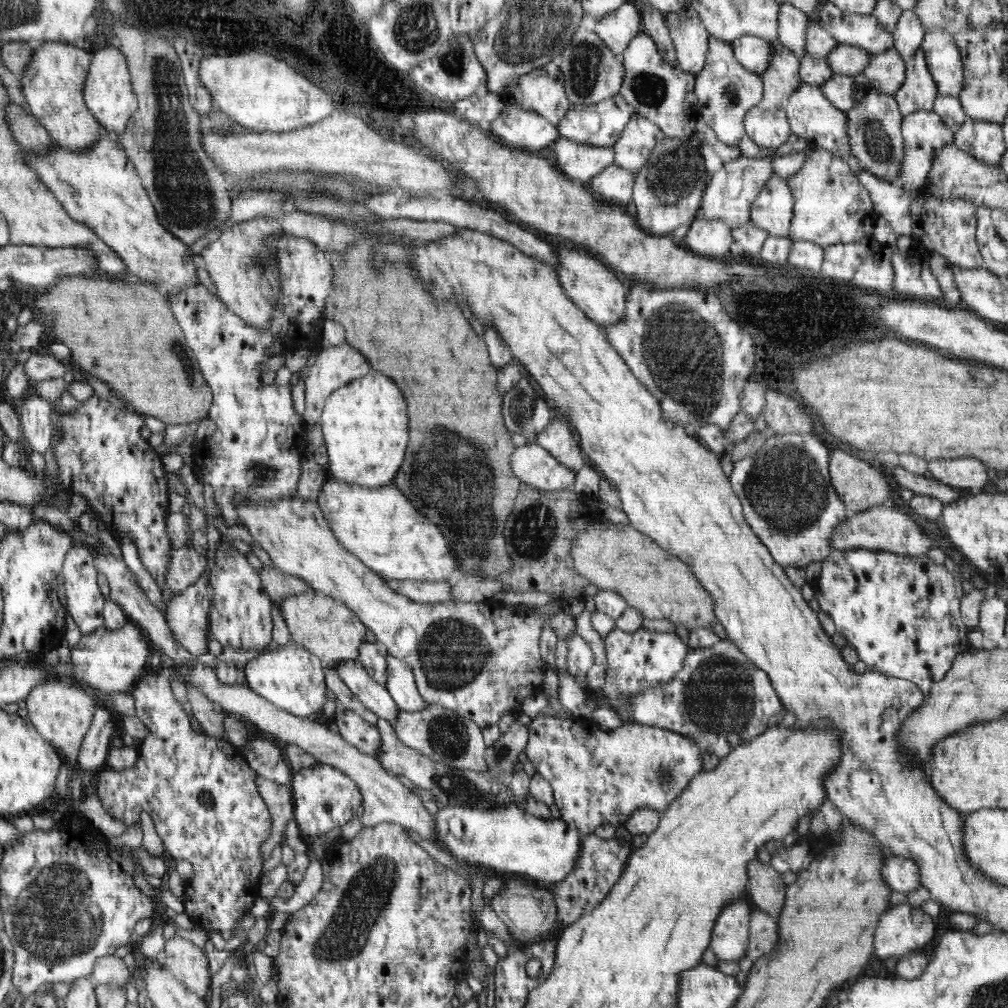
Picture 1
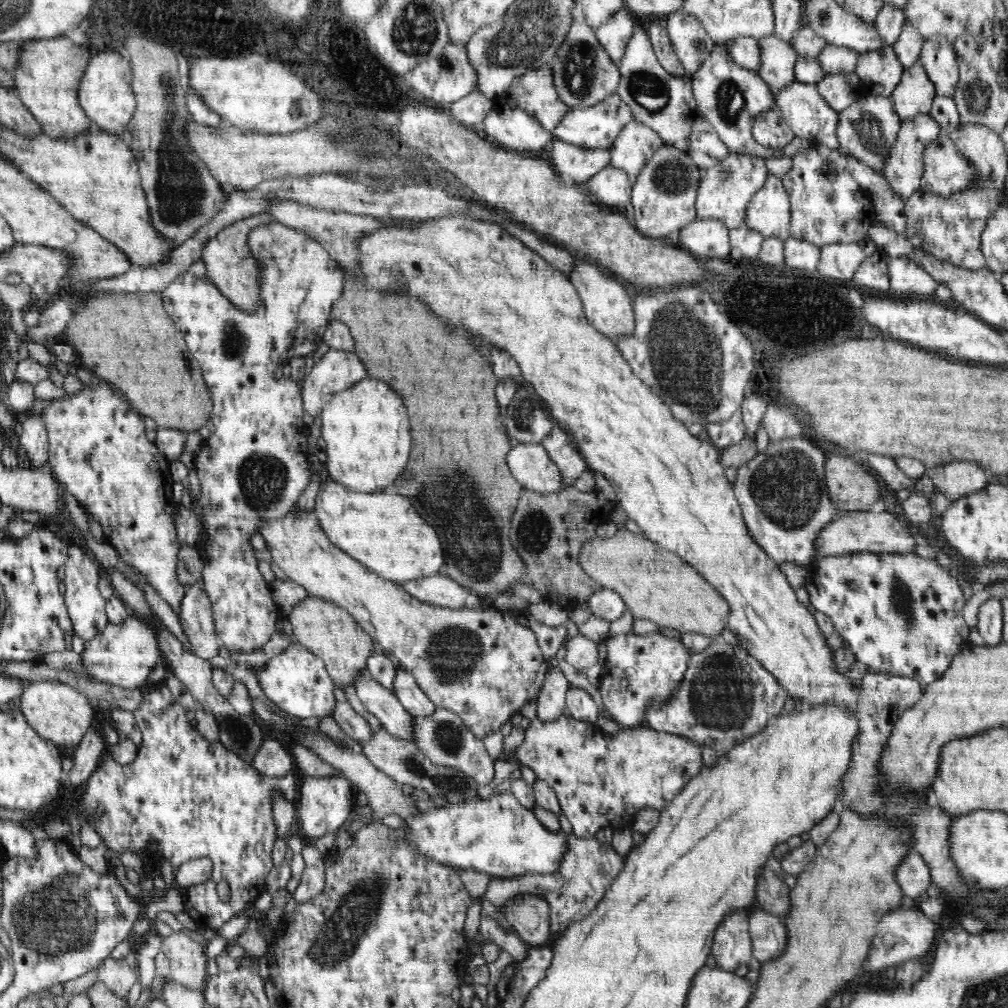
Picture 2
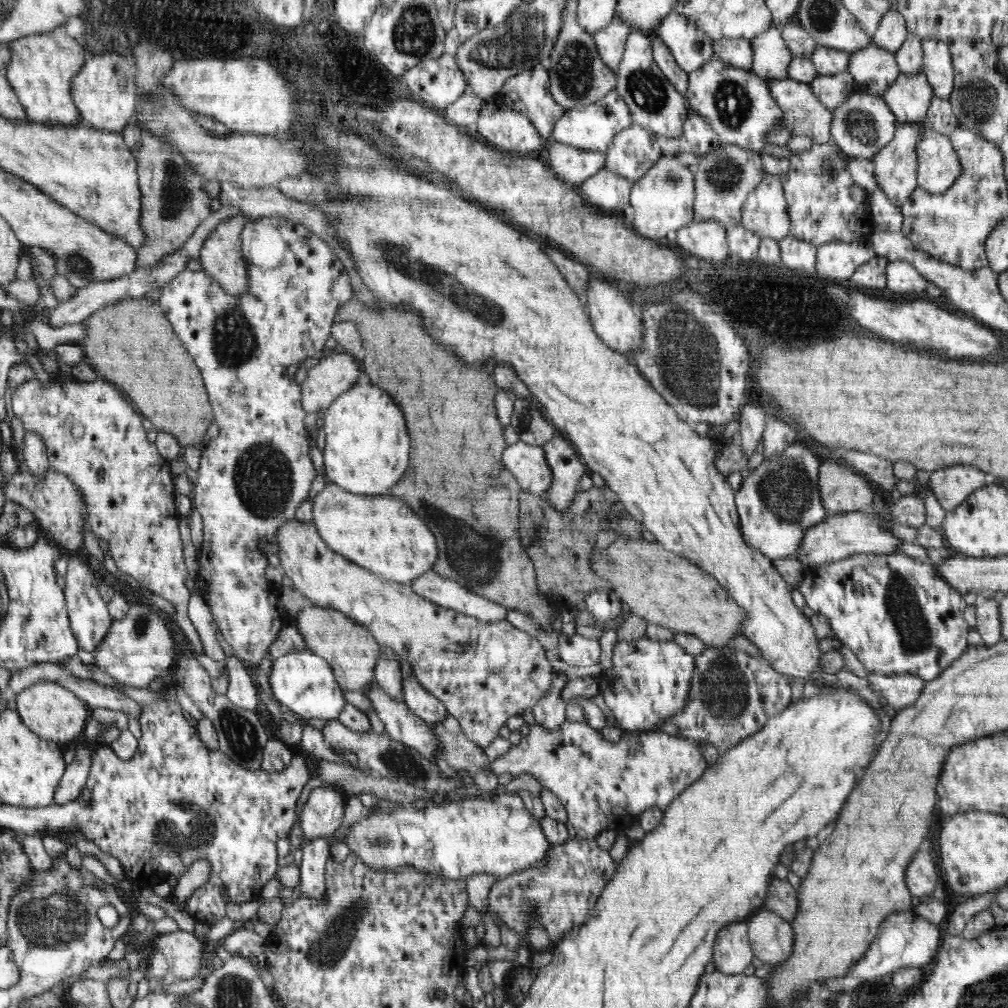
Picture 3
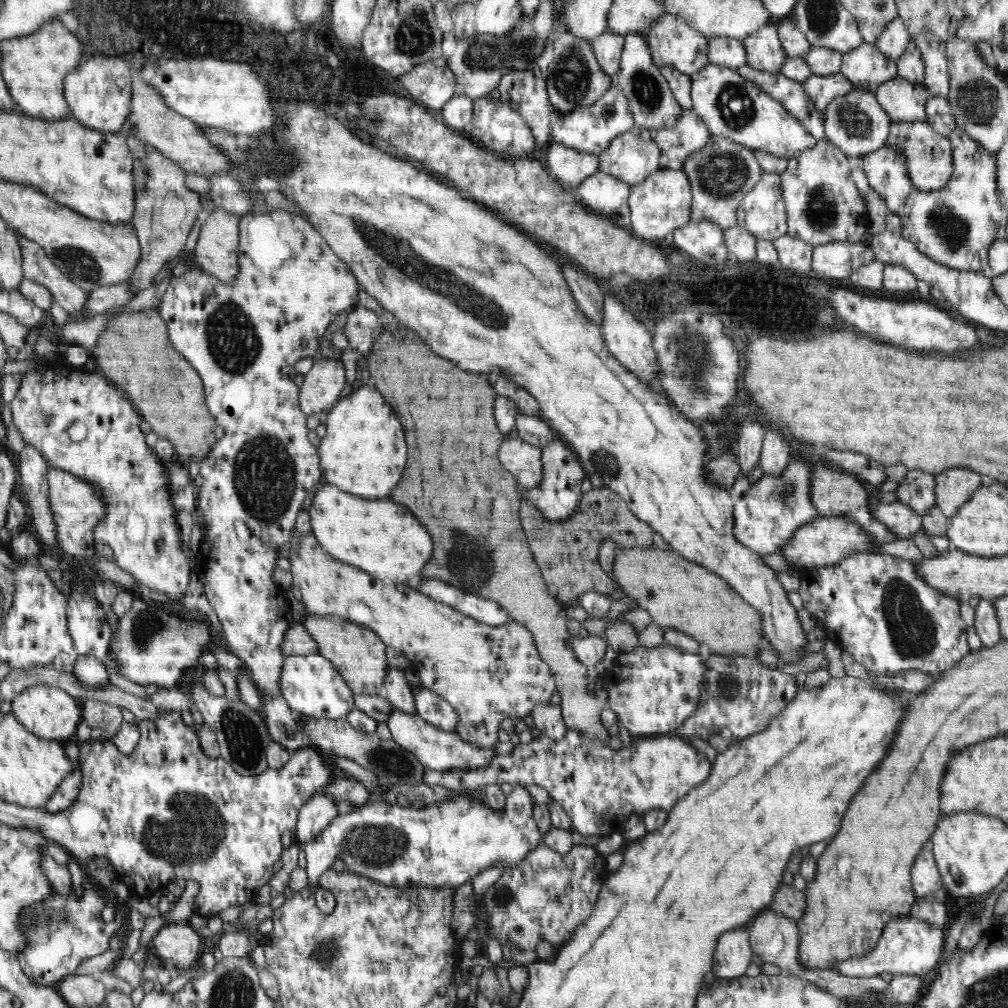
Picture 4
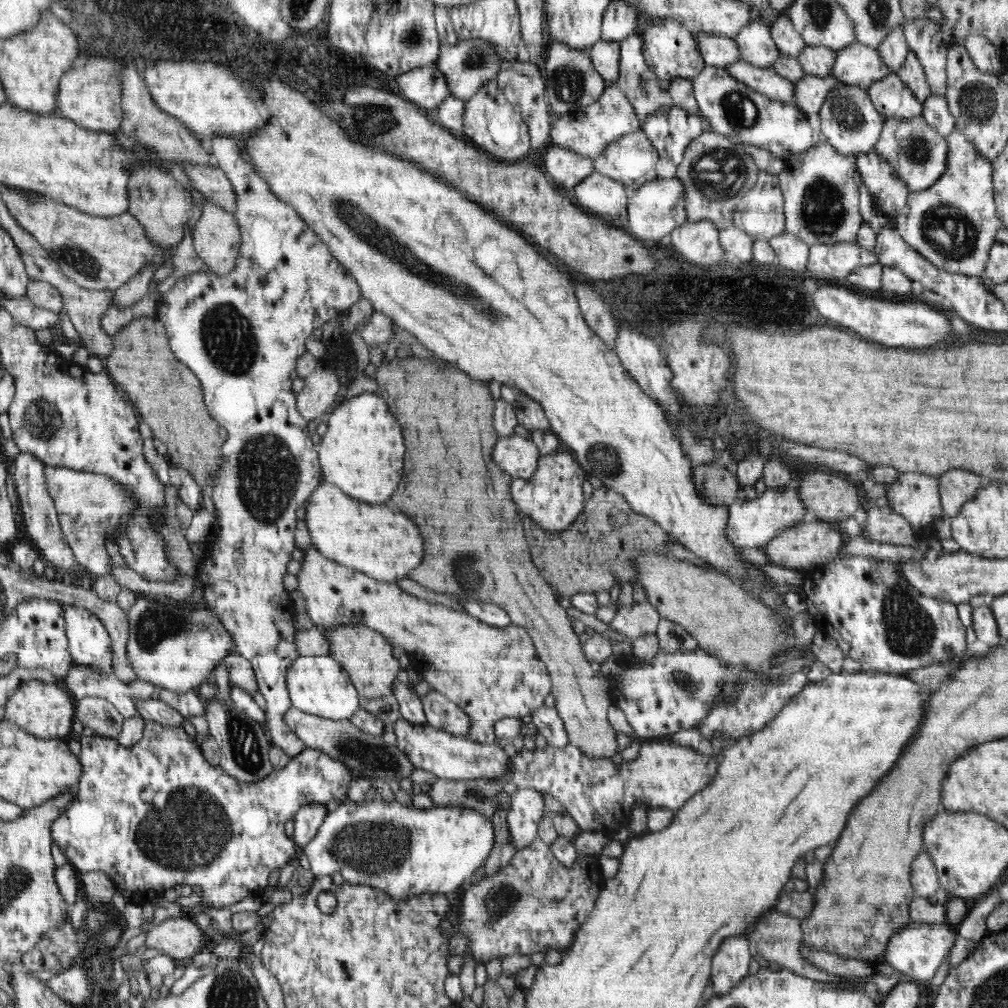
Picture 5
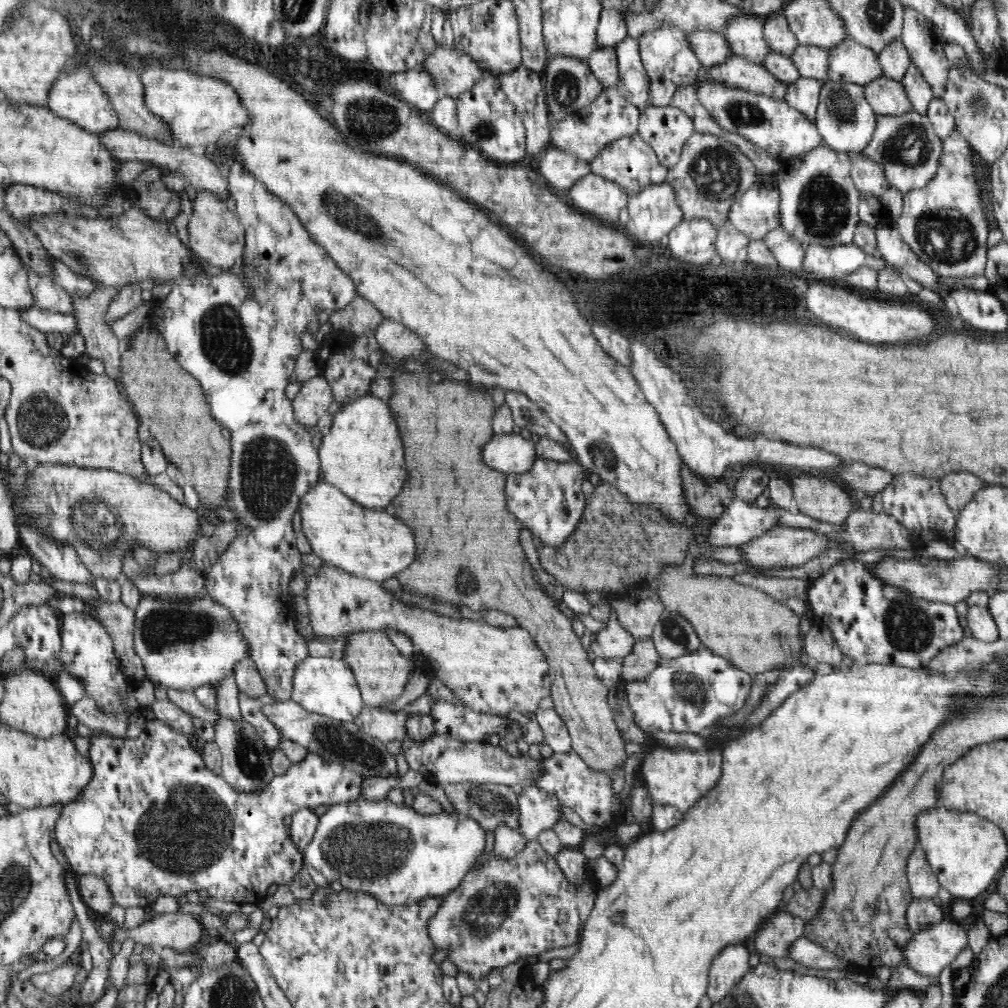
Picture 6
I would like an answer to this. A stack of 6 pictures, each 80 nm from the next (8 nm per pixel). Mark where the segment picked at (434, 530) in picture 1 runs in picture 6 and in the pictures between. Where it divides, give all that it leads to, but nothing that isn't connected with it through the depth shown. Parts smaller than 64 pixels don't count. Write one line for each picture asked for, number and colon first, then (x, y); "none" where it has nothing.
2: (382, 531)
3: (382, 534)
4: (377, 536)
5: (385, 545)
6: (366, 543)

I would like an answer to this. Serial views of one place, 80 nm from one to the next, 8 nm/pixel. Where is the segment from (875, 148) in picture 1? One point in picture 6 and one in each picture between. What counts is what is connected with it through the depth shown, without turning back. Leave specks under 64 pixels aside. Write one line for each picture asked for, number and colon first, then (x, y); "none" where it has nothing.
2: (866, 129)
3: (863, 124)
4: (855, 123)
5: (849, 122)
6: (845, 120)

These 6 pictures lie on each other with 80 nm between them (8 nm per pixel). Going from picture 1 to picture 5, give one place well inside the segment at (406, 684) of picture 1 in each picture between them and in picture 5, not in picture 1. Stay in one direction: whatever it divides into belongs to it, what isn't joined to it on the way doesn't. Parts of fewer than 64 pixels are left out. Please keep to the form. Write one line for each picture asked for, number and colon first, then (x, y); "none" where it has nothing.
2: (405, 687)
3: (422, 703)
4: (430, 706)
5: (443, 714)

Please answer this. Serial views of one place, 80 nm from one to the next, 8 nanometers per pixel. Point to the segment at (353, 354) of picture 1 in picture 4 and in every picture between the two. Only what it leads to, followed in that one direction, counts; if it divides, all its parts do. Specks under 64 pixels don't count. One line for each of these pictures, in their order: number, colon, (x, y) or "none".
2: (337, 370)
3: (333, 375)
4: (322, 386)

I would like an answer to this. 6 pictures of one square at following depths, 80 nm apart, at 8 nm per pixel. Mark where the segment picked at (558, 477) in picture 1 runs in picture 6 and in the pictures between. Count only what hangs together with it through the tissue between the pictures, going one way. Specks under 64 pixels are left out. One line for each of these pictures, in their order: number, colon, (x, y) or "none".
2: (529, 463)
3: (527, 463)
4: (523, 461)
5: (518, 456)
6: (513, 453)

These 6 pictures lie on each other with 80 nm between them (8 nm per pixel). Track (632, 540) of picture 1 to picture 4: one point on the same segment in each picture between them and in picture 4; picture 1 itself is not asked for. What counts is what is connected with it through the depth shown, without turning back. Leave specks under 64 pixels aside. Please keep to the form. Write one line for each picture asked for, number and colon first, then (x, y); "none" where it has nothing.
2: (656, 584)
3: (665, 589)
4: (678, 593)

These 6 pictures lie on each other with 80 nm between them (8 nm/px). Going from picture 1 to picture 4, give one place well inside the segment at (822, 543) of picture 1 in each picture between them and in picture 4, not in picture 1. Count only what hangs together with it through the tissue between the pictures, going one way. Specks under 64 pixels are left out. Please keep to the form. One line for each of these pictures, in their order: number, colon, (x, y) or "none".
2: (781, 491)
3: (778, 500)
4: (765, 516)

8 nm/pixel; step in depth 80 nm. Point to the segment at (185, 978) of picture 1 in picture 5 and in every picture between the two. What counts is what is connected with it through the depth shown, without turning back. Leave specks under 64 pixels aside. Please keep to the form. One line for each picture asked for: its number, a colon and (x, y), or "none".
2: (188, 959)
3: (183, 951)
4: (179, 945)
5: (180, 938)

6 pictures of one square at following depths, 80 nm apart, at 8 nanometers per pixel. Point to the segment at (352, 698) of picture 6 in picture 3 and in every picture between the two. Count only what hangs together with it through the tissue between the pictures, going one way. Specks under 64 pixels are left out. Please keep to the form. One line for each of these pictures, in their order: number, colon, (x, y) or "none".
3: (303, 682)
4: (311, 685)
5: (319, 685)

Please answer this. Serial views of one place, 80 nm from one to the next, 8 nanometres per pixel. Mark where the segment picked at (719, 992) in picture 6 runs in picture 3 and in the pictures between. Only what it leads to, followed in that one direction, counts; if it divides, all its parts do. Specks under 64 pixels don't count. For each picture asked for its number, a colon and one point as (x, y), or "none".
3: (732, 953)
4: (733, 953)
5: (730, 963)

